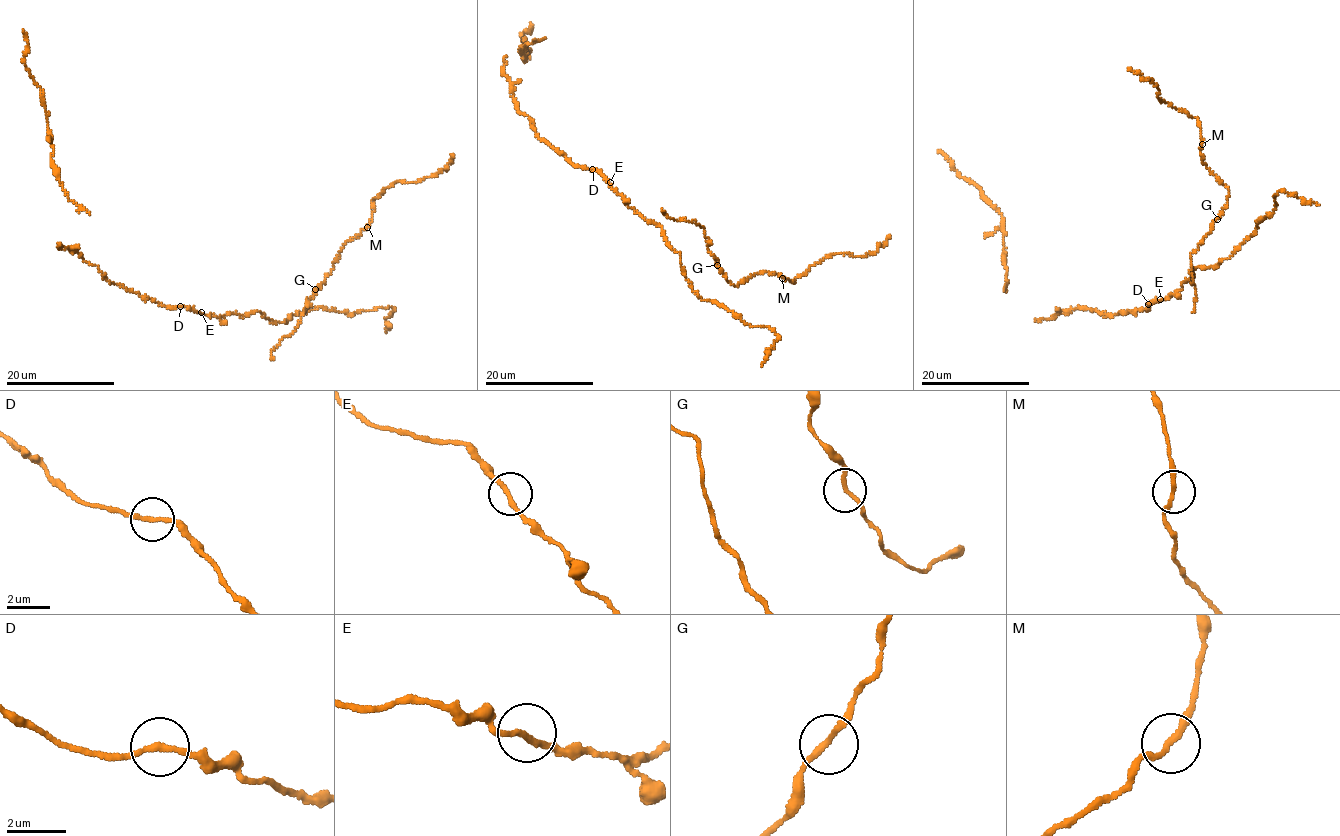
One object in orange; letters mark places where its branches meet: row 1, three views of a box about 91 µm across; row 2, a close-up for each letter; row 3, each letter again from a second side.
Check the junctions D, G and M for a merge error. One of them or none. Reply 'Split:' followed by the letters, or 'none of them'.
Split: none of them

